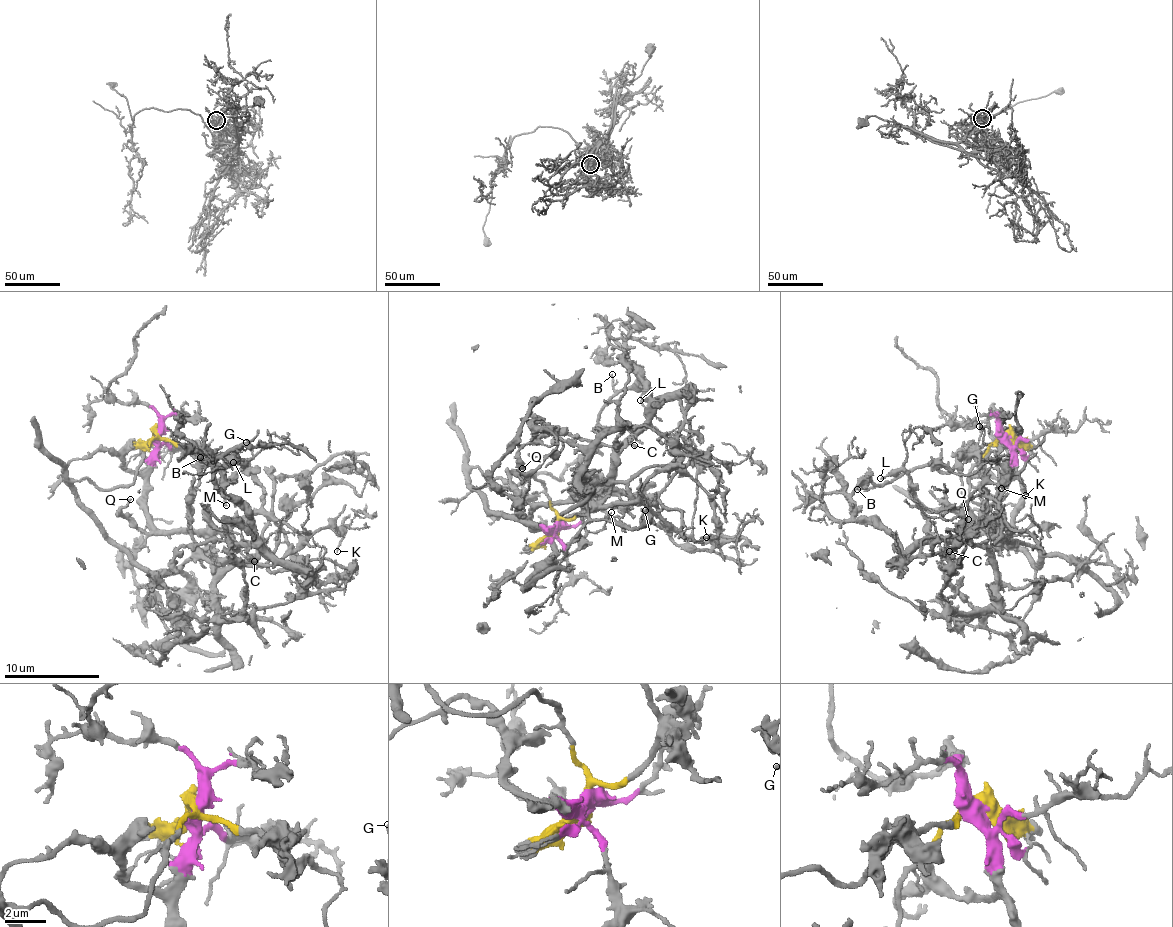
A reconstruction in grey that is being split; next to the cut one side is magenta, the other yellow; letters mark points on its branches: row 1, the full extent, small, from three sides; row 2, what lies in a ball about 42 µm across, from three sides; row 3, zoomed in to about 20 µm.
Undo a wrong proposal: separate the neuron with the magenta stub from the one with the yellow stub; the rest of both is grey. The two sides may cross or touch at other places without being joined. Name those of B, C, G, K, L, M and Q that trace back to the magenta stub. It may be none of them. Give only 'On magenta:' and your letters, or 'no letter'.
On magenta: C, G, K, L, Q

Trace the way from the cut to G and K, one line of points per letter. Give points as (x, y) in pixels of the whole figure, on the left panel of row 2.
G: (156, 434), (145, 505), (148, 521), (161, 530), (226, 529), (244, 521), (263, 502), (263, 486), (246, 443)
K: (156, 434), (145, 493), (157, 529), (226, 529), (273, 514), (308, 536), (342, 528), (336, 551)

